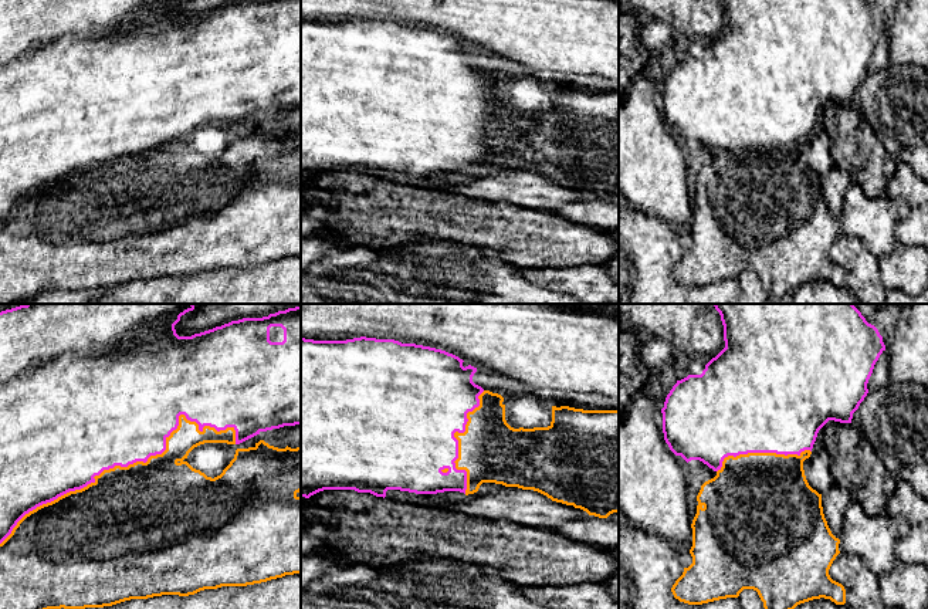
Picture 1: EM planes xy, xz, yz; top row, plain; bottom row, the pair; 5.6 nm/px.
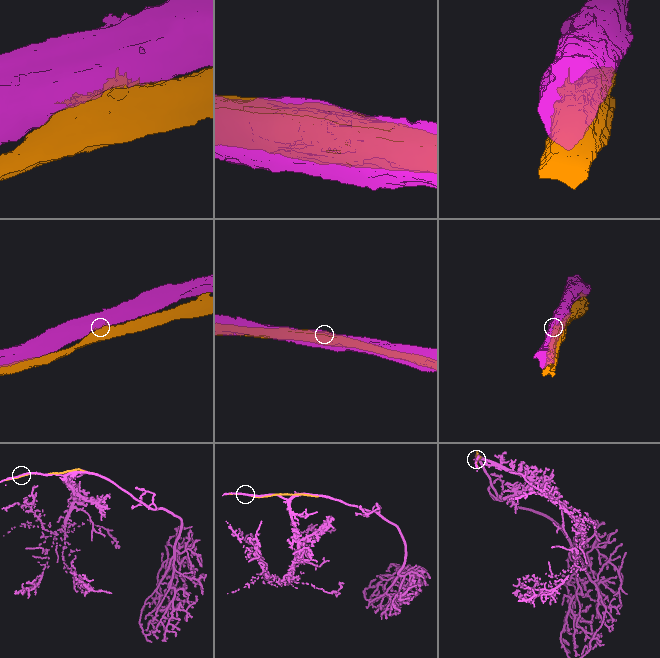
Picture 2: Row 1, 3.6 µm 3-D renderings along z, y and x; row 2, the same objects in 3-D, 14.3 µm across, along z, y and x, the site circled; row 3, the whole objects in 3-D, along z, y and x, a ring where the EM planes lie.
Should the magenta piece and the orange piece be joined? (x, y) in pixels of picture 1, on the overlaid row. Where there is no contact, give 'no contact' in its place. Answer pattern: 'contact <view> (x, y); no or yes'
contact xy (125, 466); no

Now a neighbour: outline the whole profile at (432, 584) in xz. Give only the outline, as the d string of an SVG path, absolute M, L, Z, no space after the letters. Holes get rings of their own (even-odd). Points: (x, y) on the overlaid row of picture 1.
M424 559L424 561L407 561L402 564L393 564L389 566L370 566L370 565L349 565L335 569L333 572L322 576L309 583L305 592L301 595L301 609L549 609L539 603L534 603L528 599L519 585L511 583L502 578L501 574L485 574L477 565L465 564L455 559Z

